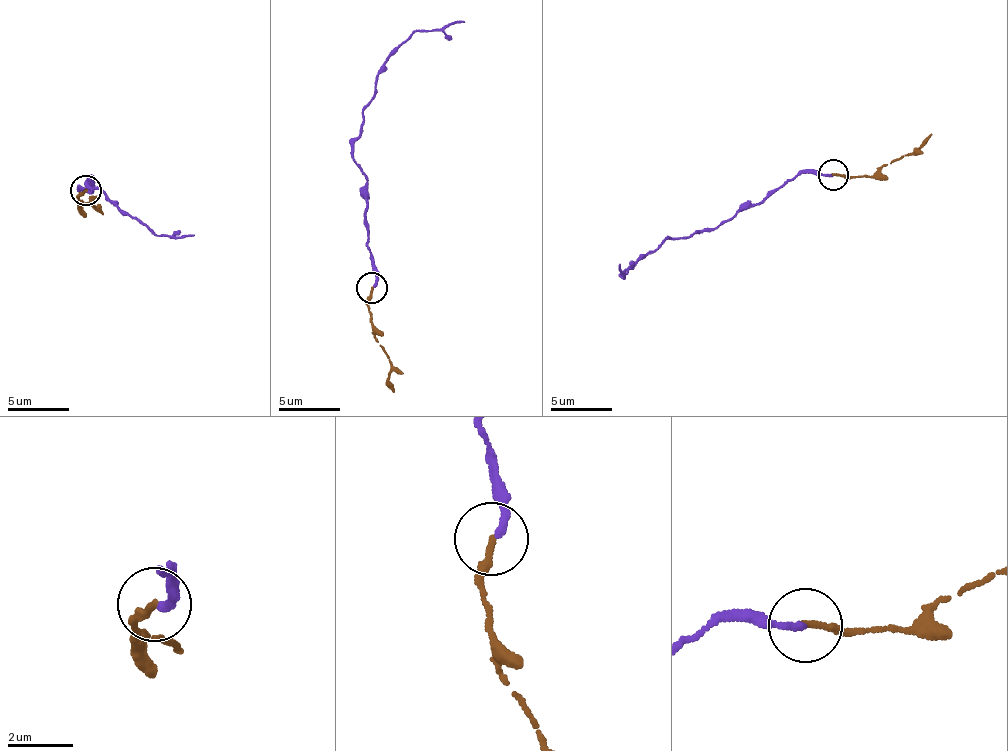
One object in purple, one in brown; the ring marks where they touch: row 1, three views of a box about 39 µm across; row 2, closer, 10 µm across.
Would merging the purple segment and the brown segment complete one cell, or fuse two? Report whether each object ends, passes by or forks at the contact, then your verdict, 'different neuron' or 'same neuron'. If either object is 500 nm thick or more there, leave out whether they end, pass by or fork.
purple ends there; brown ends there; same neuron

